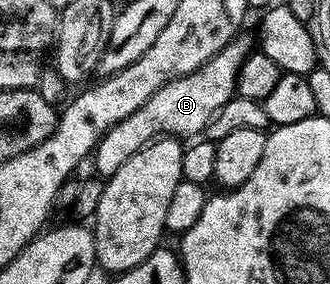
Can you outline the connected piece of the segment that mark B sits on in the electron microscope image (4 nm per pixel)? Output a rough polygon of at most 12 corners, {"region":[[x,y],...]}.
{"region":[[238,36],[102,134],[107,180],[154,138],[200,135],[237,94]]}

